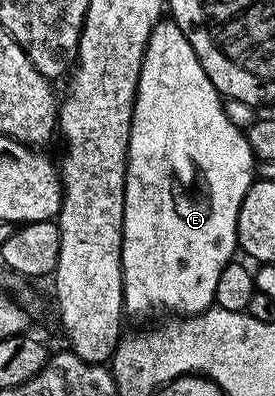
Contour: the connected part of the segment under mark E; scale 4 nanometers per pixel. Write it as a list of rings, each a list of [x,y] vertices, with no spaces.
[[[163,18],[152,29],[146,46],[138,92],[134,102],[134,112],[132,113],[128,153],[126,154],[126,200],[124,201],[124,221],[122,222],[122,301],[129,314],[131,311],[134,315],[146,315],[149,313],[150,307],[163,307],[164,310],[170,311],[166,313],[185,317],[199,315],[200,312],[215,306],[216,284],[220,282],[220,273],[224,273],[224,269],[235,258],[236,252],[239,250],[240,205],[255,181],[256,156],[250,144],[249,134],[234,125],[225,113],[223,96],[219,95],[217,89],[212,85],[212,81],[208,81],[208,73],[204,73],[204,65],[200,65],[200,57],[196,57],[196,49],[192,49],[188,37],[180,29],[180,25],[176,25],[173,18]]]

